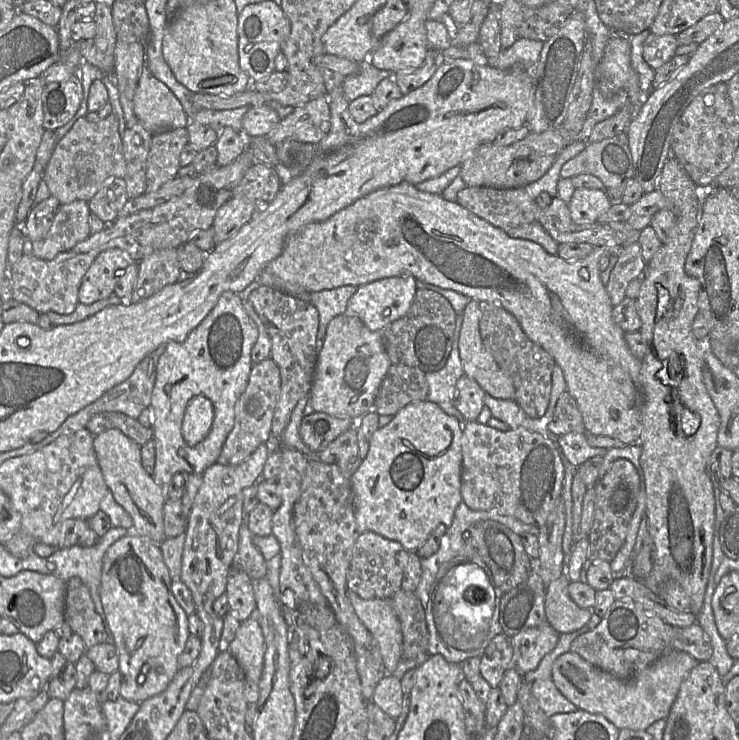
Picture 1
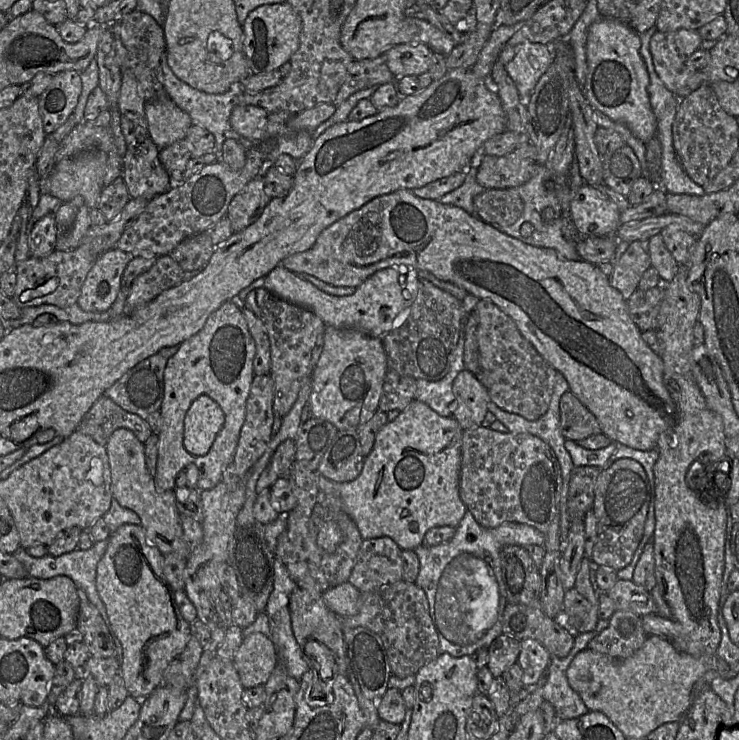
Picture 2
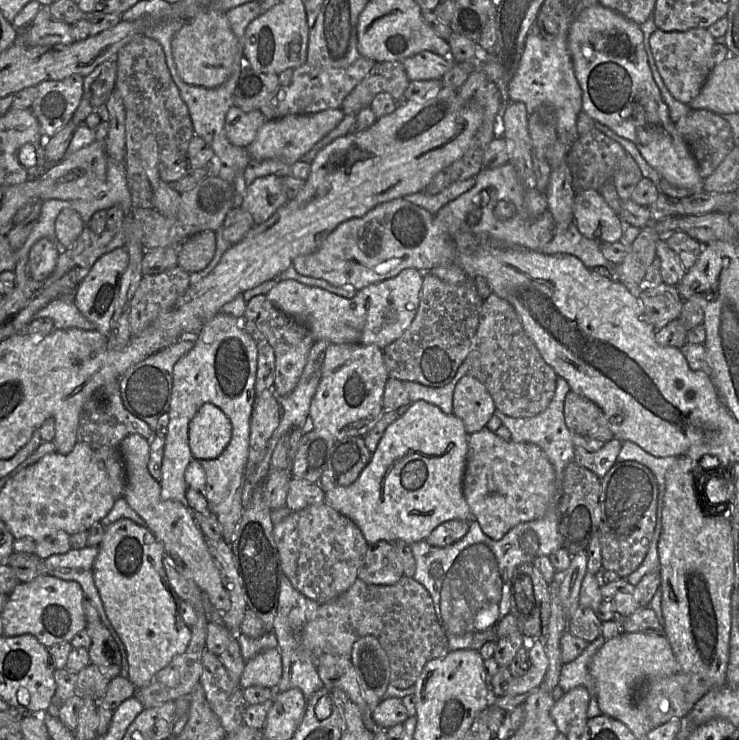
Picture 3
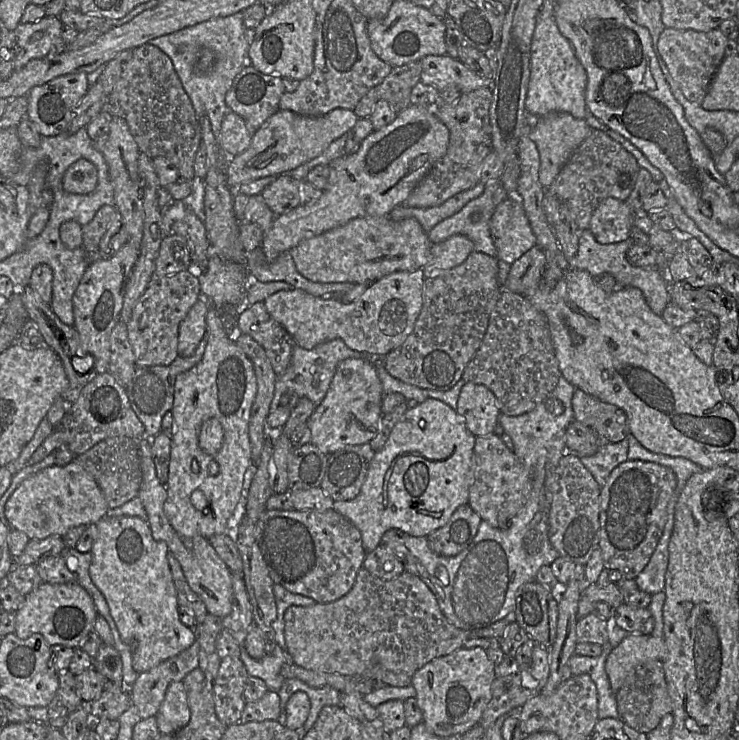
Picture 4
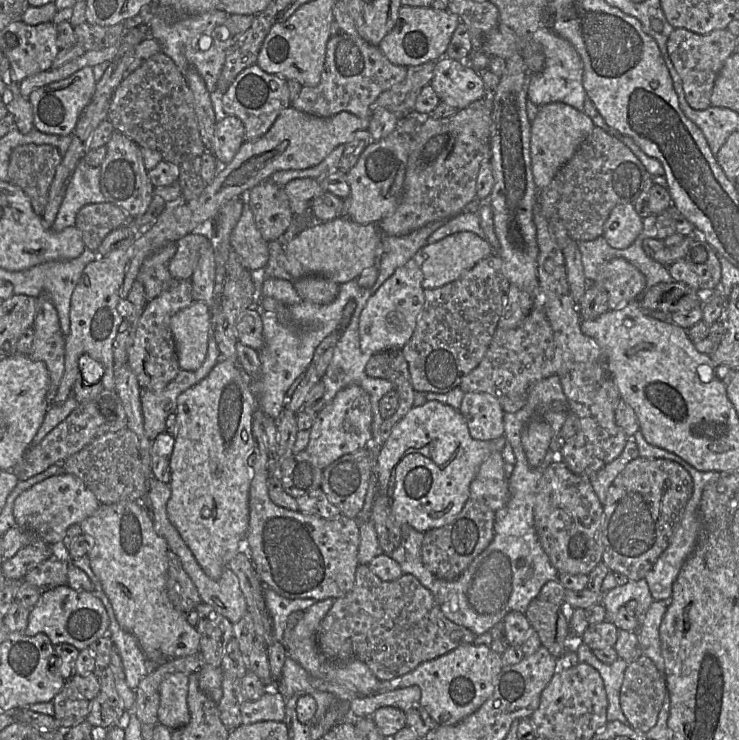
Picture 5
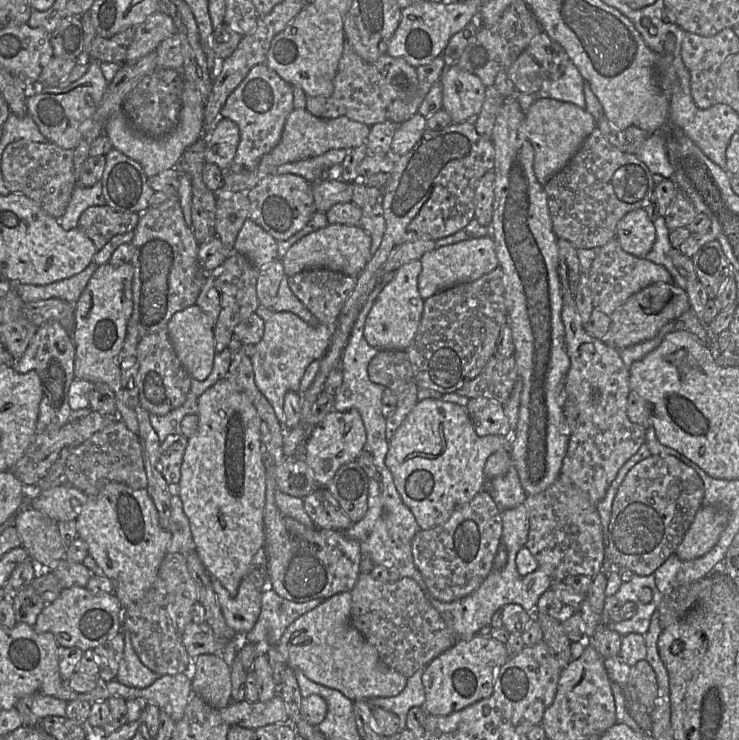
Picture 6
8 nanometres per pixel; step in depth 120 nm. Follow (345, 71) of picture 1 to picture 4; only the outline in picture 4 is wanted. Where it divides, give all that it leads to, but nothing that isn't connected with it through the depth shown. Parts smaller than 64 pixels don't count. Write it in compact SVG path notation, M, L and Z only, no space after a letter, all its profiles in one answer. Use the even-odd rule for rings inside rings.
M420 62L392 67L385 79L360 99L353 112L358 118L368 118L375 104L379 100L385 100L399 114L411 104L410 94L413 87L420 82L421 71Z

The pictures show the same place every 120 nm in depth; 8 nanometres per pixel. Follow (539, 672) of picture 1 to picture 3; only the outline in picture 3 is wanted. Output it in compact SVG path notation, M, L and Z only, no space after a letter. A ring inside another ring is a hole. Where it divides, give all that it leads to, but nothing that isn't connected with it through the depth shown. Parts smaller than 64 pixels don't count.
M603 635L590 642L586 649L572 662L564 663L561 668L558 686L565 692L577 686L584 686L590 695L587 709L588 719L602 714L597 702L595 681L589 673L589 664L594 654L606 642Z

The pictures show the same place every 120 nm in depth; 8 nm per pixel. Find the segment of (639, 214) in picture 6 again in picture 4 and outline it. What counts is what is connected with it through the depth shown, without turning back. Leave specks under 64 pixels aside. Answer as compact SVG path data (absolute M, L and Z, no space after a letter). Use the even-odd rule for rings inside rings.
M606 198L593 211L588 230L598 243L613 244L628 239L632 226L632 211L627 203Z

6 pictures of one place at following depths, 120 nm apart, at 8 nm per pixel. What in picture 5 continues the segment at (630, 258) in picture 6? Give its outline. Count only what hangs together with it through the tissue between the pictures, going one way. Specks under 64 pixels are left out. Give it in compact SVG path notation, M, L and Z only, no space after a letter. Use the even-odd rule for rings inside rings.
M624 258L600 265L594 283L607 291L611 310L638 300L646 290L645 276Z

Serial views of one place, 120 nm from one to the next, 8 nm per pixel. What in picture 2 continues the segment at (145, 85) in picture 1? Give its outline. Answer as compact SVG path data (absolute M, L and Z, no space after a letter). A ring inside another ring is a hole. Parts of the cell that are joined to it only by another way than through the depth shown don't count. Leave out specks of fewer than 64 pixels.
M169 96L145 103L145 116L149 135L161 150L185 139L192 126L190 116L179 108Z

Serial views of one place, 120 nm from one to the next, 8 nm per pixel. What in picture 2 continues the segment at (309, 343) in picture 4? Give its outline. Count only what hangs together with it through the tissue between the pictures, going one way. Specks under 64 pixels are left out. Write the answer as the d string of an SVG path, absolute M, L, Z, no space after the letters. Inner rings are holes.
M283 266L264 277L264 287L276 296L310 309L326 326L351 328L382 338L407 317L418 290L418 271L411 267L390 267L375 272L348 296L329 295Z

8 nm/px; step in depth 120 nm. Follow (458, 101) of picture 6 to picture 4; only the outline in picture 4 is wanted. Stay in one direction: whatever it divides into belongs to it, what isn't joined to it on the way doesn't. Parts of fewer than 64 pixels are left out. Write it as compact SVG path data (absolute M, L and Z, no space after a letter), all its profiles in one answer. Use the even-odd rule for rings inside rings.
M448 54L427 55L419 62L422 68L420 81L434 86L439 91L448 86L455 86L462 93L466 93L492 85L492 79L477 75L464 63Z

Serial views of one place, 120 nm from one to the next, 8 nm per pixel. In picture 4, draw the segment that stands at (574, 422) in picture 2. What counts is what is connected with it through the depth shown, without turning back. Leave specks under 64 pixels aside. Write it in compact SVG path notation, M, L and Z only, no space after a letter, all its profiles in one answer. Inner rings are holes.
M580 389L572 397L573 419L593 429L603 443L619 442L629 434L623 410Z

